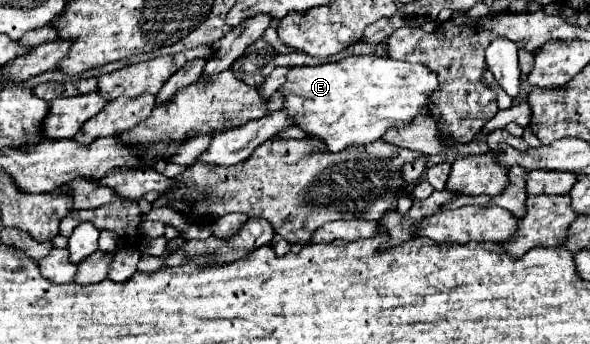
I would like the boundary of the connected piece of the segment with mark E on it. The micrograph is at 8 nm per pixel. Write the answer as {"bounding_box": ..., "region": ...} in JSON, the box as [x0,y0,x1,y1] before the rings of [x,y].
{"bounding_box":[280,55,440,153],"region":[[[358,55],[330,61],[316,67],[294,67],[286,75],[284,87],[280,93],[286,97],[284,109],[296,119],[296,125],[302,127],[310,137],[322,139],[326,149],[338,153],[350,145],[370,145],[384,137],[388,129],[402,129],[416,115],[428,113],[428,99],[440,89],[438,75],[428,71],[426,65],[396,61],[388,55]]]}

